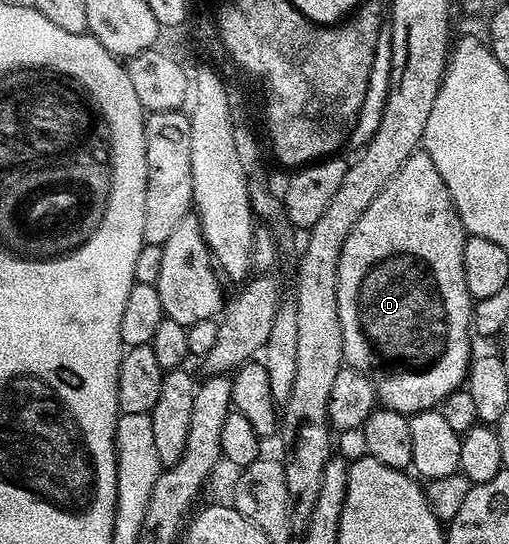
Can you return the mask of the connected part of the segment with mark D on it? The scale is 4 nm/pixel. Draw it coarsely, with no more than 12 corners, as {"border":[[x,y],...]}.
{"border":[[417,150],[338,262],[344,364],[395,412],[468,378],[450,190]]}

